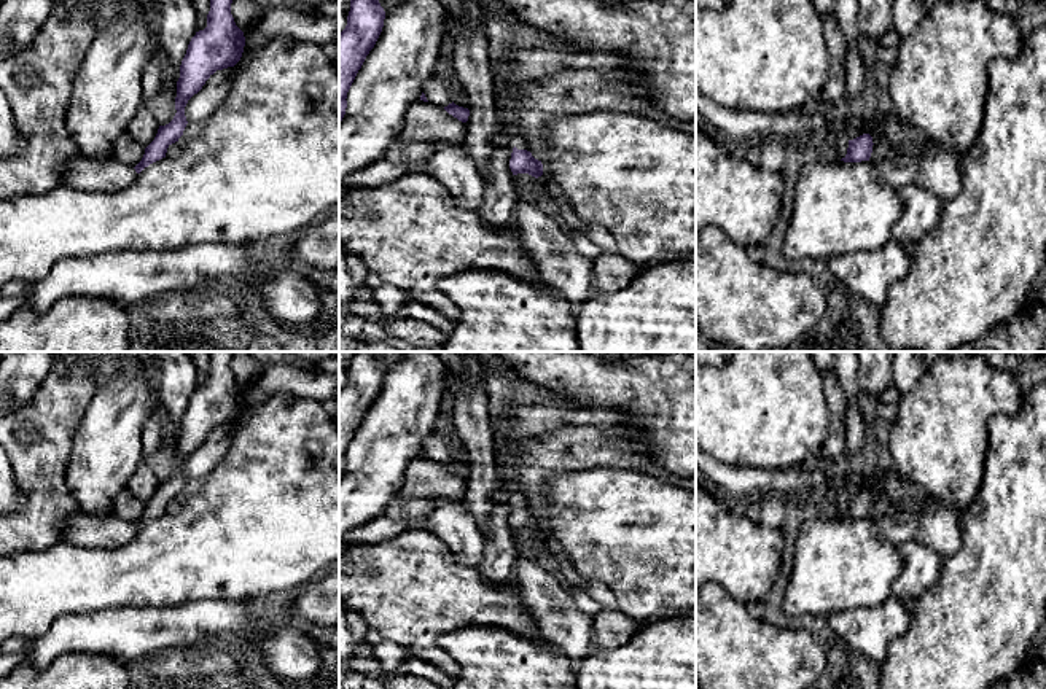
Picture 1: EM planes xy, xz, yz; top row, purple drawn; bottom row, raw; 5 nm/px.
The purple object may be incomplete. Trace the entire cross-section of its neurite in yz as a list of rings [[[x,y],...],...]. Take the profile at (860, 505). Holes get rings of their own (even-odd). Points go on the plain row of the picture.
[[[863,490],[853,496],[849,496],[847,511],[841,517],[844,519],[869,517],[872,501],[874,501],[872,493],[869,490]]]

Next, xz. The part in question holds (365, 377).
[[[353,352],[347,382],[339,388],[339,479],[347,465],[347,449],[361,425],[366,412],[374,404],[385,368],[374,352]]]

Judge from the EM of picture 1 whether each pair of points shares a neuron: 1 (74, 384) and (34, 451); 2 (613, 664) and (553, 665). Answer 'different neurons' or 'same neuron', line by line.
1: same neuron
2: different neurons

